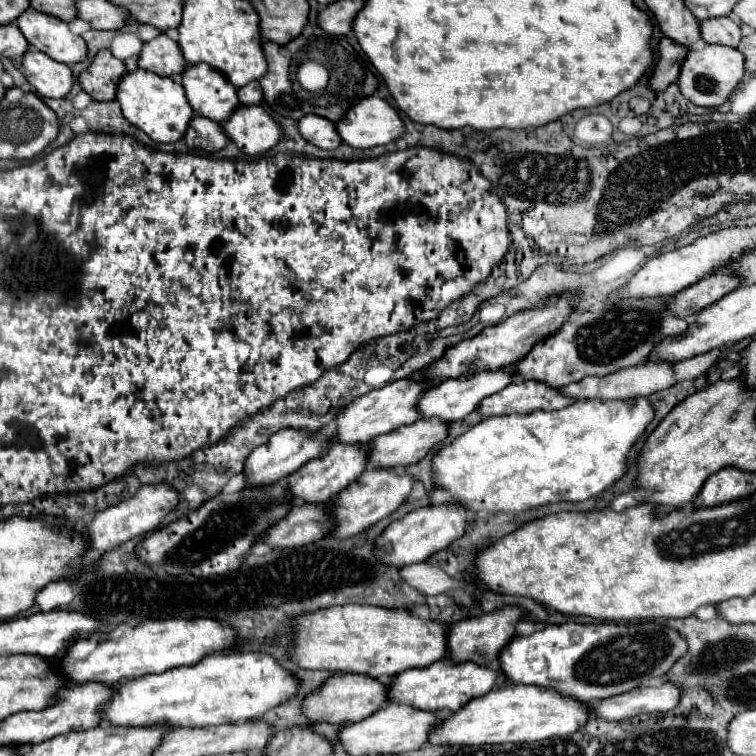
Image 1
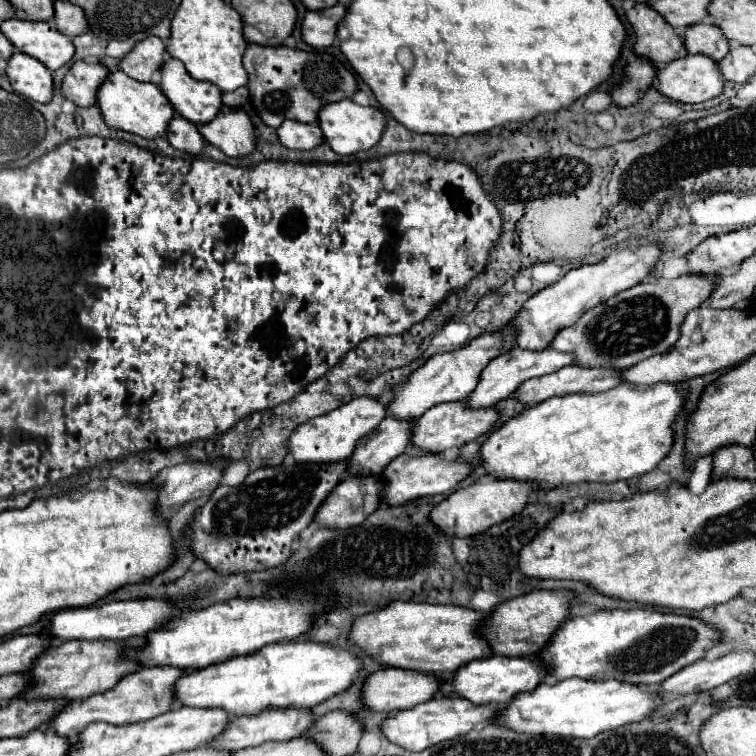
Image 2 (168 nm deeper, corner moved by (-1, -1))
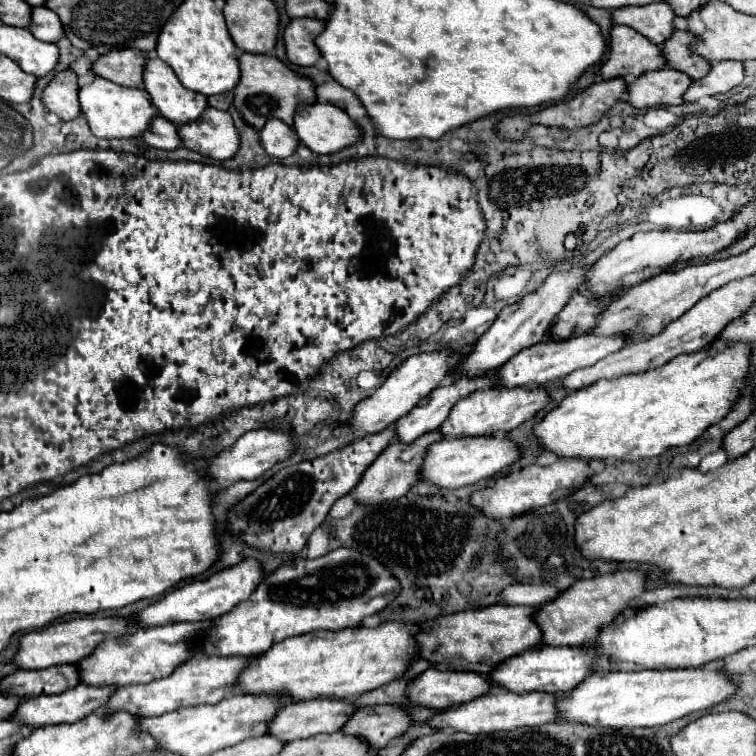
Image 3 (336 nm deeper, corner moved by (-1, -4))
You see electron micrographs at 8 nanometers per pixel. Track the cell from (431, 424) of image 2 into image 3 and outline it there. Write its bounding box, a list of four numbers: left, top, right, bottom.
[438,389,548,439]

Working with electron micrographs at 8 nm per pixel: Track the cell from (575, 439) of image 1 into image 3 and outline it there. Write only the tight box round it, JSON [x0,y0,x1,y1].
[532,343,748,463]

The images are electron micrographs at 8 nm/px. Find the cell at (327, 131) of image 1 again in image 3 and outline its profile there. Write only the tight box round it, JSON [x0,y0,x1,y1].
[260,119,300,159]

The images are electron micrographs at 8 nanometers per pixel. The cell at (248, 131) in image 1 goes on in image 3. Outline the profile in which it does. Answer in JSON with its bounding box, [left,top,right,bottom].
[180,107,240,161]

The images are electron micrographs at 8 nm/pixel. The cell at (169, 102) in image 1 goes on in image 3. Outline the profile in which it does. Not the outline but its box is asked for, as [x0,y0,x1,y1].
[80,77,158,139]

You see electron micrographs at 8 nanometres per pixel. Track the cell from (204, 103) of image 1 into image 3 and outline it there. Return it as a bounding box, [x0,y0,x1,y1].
[144,57,208,127]

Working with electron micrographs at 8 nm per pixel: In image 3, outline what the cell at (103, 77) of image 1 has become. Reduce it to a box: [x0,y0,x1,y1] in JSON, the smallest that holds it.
[42,69,80,121]

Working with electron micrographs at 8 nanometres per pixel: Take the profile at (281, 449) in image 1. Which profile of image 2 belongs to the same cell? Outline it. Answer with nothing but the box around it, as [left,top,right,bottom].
[288,396,388,462]

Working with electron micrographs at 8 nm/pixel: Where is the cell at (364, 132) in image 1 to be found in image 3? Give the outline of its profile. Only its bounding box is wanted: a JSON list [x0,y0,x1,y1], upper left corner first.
[294,103,364,155]

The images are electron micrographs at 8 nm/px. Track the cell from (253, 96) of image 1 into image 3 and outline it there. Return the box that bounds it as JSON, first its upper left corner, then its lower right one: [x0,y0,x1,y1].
[208,91,232,111]

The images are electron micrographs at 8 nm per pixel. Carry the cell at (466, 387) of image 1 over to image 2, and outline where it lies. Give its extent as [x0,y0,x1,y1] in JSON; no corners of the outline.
[466,348,574,408]

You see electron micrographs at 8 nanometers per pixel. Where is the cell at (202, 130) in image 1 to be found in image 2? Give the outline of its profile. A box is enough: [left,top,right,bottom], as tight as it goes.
[166,116,206,154]

